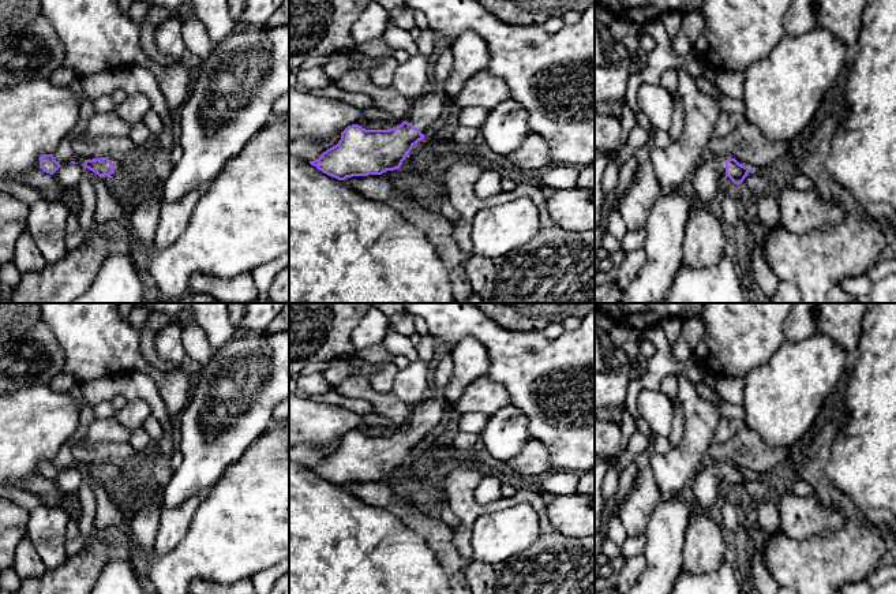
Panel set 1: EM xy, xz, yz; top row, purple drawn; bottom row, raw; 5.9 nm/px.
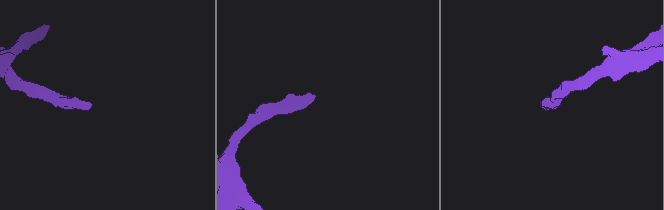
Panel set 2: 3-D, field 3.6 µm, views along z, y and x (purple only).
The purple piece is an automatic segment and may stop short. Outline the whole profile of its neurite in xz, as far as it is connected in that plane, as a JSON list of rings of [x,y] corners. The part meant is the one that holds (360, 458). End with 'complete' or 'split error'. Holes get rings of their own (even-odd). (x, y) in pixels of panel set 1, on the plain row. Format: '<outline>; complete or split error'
[[[449,348],[439,352],[434,395],[410,408],[405,427],[390,436],[348,432],[338,449],[310,467],[323,479],[345,486],[398,475],[412,453],[421,447],[447,411],[445,386],[453,374]]]; split error

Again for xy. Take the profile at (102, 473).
[[[119,462],[85,466],[83,474],[93,477],[101,483],[115,483],[125,479],[125,468]]]; split error

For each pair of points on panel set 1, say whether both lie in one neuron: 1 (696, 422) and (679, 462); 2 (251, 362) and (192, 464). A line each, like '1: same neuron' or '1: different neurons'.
1: same neuron
2: same neuron

